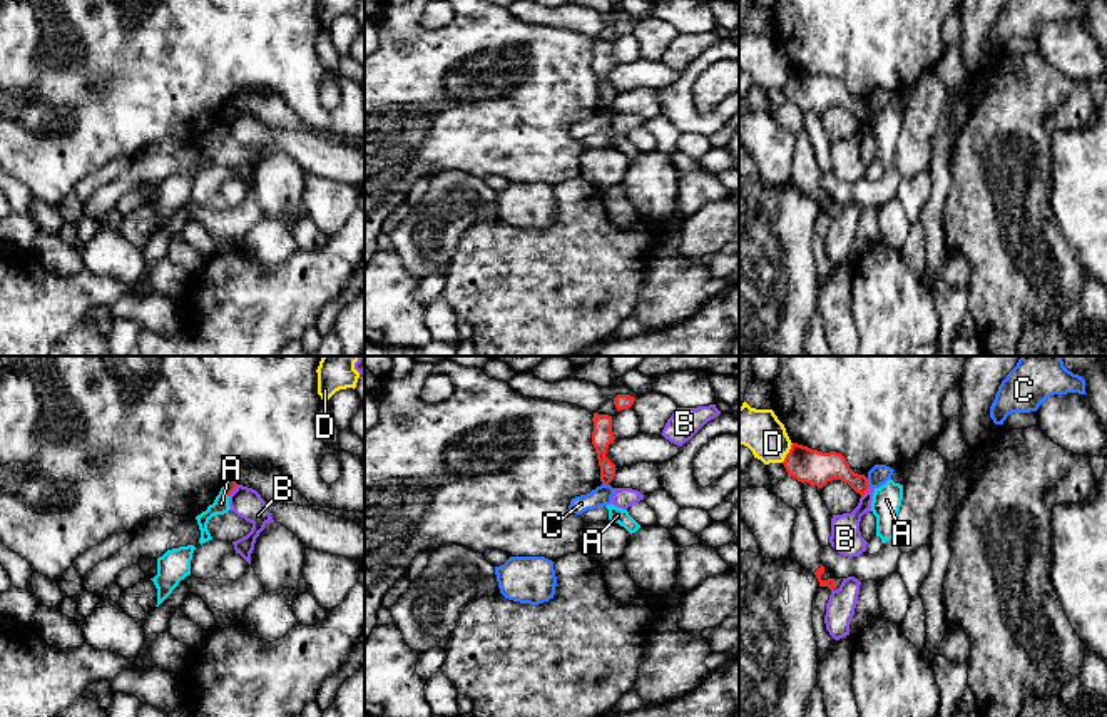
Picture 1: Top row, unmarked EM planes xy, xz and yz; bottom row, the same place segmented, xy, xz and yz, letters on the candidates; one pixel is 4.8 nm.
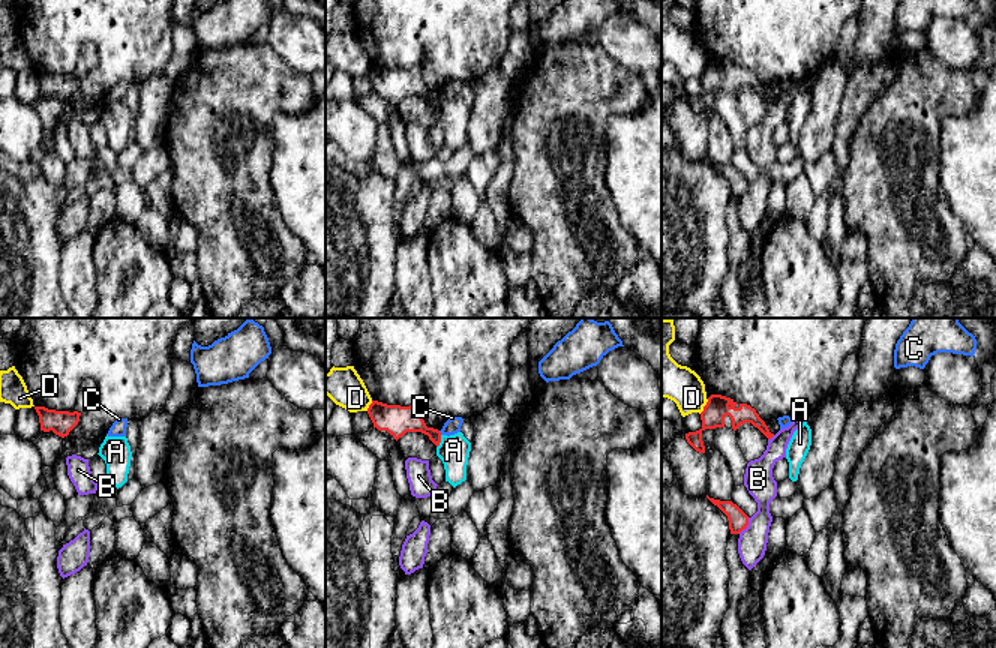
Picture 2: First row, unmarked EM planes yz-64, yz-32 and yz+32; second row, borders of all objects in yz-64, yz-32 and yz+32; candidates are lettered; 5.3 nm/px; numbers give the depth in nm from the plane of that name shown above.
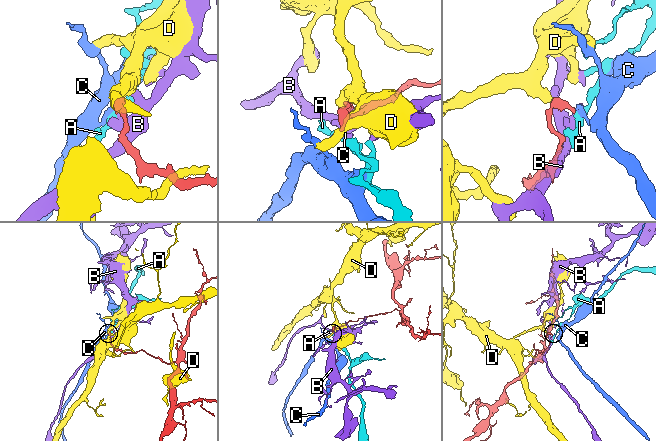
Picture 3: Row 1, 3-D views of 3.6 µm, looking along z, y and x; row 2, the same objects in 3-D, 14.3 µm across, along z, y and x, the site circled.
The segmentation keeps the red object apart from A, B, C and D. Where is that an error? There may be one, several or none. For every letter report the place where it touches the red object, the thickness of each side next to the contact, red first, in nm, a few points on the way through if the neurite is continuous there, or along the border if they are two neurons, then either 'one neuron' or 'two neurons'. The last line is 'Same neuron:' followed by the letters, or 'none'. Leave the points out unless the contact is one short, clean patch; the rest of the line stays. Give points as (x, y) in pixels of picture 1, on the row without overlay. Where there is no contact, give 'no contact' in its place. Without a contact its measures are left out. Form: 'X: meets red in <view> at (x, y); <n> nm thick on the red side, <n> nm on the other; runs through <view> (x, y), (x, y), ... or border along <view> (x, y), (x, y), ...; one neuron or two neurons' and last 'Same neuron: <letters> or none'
A: meets red in xy at (224, 117); 60 nm thick on the red side, 80 nm on the other; border along xy (223, 112), (228, 122); two neurons
B: meets red in yz at (865, 117); 150 nm thick on the red side, 150 nm on the other; two neurons
C: meets red in yz at (867, 109); 160 nm thick on the red side, 100 nm on the other; border along yz (867, 104), (870, 112); two neurons
D: meets red in yz at (788, 79); 160 nm thick on the red side, 200 nm on the other; border along yz (793, 69), (781, 87); two neurons
Same neuron: none

